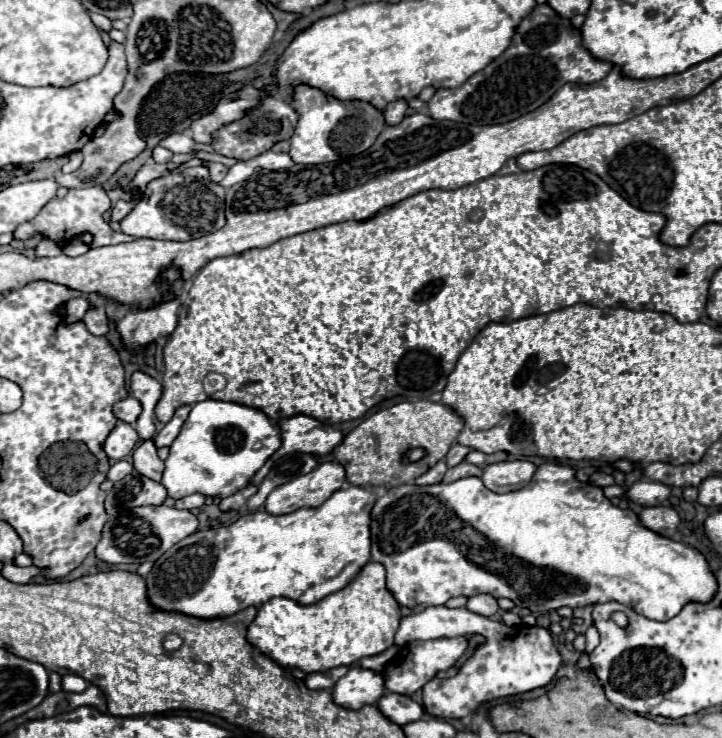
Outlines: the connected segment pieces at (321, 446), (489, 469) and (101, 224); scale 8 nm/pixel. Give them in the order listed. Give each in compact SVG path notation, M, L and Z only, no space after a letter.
M296 415L292 419L280 419L278 425L282 429L282 447L258 470L250 484L259 485L272 469L273 463L288 453L308 453L316 457L326 457L344 439L338 427L330 423L322 423L306 415Z
M504 461L484 467L482 481L494 493L508 493L526 487L536 473L536 465L530 461Z
M88 187L88 189L70 189L64 199L52 199L48 201L42 211L36 215L36 219L22 223L14 231L14 239L26 241L36 235L42 235L44 239L50 239L58 245L70 243L74 237L80 237L84 233L92 235L92 243L88 247L104 247L104 245L120 245L132 241L130 235L124 235L120 231L114 231L110 227L110 221L104 219L104 213L110 211L110 199L102 187Z

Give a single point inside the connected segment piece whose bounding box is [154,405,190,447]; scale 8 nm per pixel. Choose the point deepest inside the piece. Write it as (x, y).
(164, 439)

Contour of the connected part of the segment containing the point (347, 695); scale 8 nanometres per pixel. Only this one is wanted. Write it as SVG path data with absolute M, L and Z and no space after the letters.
M352 667L352 671L348 671L332 689L334 703L352 711L378 703L384 693L384 677L374 671L362 671L360 667Z

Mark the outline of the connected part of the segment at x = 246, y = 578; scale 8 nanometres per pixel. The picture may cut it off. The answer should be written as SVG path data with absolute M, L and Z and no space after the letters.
M352 485L350 489L336 491L316 509L298 509L278 517L266 511L254 511L240 517L234 525L196 531L154 563L146 577L148 603L158 611L176 611L198 619L230 617L250 605L262 607L272 597L286 597L300 605L318 603L352 583L370 561L370 509L374 501L374 491Z

